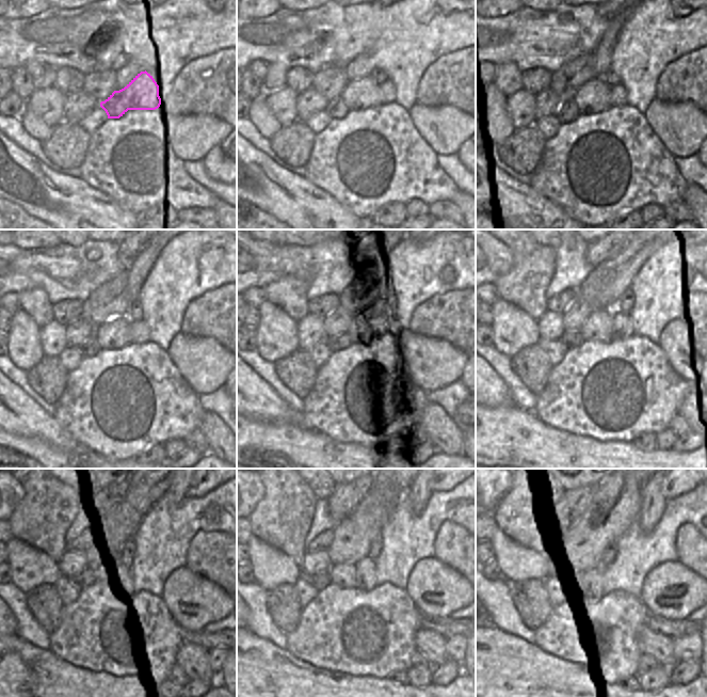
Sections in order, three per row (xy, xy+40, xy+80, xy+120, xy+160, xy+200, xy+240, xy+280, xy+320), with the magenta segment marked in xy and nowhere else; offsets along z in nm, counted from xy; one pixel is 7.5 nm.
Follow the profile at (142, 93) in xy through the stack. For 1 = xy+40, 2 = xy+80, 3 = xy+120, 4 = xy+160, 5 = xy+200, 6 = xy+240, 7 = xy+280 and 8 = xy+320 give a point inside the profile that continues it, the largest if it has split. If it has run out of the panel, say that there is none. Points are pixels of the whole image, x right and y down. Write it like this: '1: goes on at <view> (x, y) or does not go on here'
1: goes on at xy+40 (365, 93)
2: goes on at xy+80 (594, 96)
3: goes on at xy+120 (114, 334)
4: goes on at xy+160 (357, 330)
5: goes on at xy+200 (598, 327)
6: goes on at xy+240 (118, 569)
7: goes on at xy+280 (360, 575)
8: goes on at xy+320 (583, 579)

